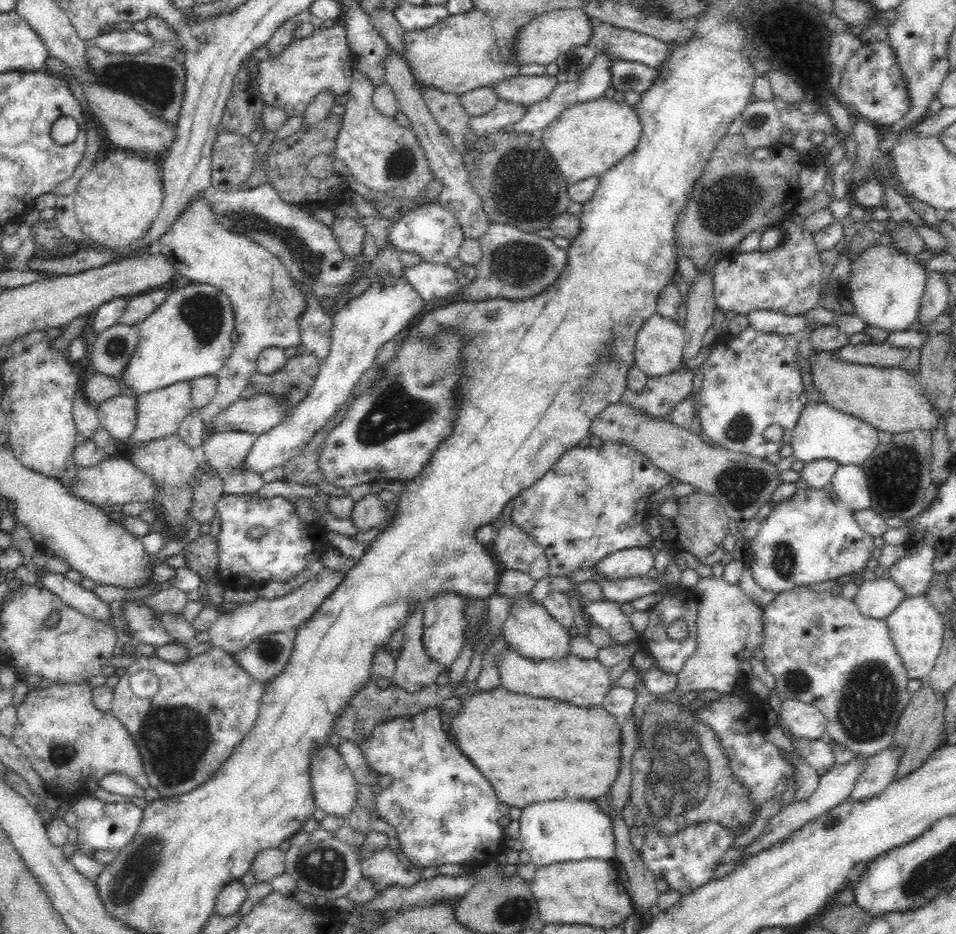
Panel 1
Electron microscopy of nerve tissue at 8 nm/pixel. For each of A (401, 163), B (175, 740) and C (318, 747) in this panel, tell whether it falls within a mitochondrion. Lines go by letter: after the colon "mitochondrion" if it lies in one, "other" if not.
A: mitochondrion
B: mitochondrion
C: other

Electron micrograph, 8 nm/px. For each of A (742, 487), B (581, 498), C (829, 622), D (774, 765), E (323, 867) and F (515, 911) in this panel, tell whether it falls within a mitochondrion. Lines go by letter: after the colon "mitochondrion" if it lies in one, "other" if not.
A: mitochondrion
B: mitochondrion
C: other
D: other
E: mitochondrion
F: mitochondrion

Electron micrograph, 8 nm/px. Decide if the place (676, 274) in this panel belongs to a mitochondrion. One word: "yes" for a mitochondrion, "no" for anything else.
no

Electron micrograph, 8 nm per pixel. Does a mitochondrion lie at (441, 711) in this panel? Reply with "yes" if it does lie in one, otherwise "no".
no

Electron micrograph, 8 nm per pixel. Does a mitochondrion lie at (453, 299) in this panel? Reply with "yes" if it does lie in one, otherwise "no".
no

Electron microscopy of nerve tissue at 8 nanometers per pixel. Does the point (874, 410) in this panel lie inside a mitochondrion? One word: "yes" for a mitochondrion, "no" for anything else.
no

